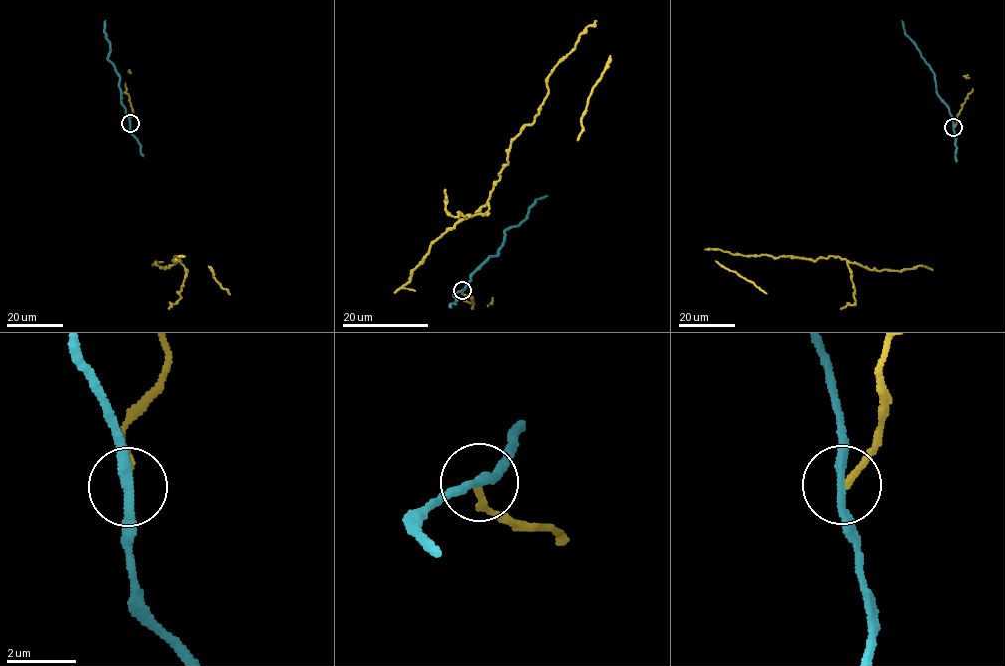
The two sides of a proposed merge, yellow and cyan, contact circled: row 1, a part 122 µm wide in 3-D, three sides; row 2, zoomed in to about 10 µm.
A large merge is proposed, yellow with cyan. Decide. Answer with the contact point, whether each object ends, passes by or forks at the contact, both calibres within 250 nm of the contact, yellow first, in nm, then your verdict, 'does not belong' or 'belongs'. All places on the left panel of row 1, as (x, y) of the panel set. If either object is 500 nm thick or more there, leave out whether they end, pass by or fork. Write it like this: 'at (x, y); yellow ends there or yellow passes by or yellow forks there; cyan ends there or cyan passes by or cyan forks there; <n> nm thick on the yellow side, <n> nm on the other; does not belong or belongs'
at (130, 123); yellow ends there; cyan passes by; 170 nm thick on the yellow side, 260 nm on the other; does not belong

